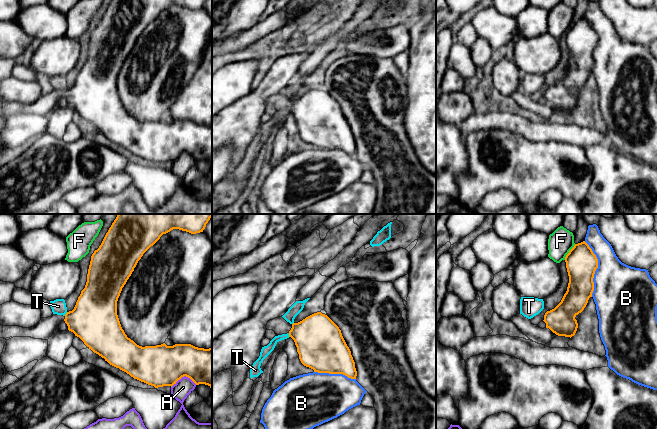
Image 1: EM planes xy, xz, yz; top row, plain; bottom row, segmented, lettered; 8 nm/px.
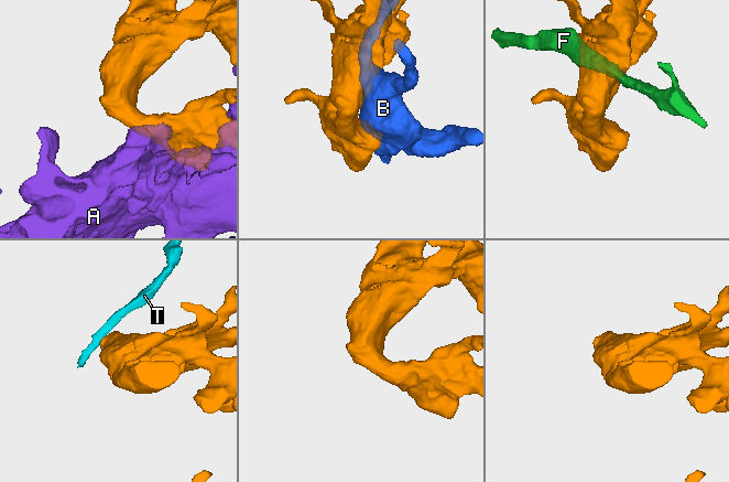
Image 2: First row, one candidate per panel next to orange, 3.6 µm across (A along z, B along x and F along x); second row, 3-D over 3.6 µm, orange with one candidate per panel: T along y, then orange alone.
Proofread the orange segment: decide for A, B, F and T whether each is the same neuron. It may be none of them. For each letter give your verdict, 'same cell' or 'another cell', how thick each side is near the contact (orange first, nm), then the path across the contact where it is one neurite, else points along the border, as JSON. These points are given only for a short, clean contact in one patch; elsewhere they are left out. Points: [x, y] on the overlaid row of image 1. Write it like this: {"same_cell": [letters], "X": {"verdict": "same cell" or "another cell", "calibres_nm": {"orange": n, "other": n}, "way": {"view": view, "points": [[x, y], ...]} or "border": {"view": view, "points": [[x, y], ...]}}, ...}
{"same_cell": [], "A": {"verdict": "another cell", "calibres_nm": {"orange": 340, "other": 140}}, "B": {"verdict": "another cell", "calibres_nm": {"orange": 260, "other": 420}}, "F": {"verdict": "another cell", "calibres_nm": {"orange": 260, "other": 200}, "border": {"view": "yz", "points": [[575, 244], [564, 259]]}}, "T": {"verdict": "another cell", "calibres_nm": {"orange": 380, "other": 120}, "border": {"view": "xy", "points": [[67, 312], [64, 315]]}}}

